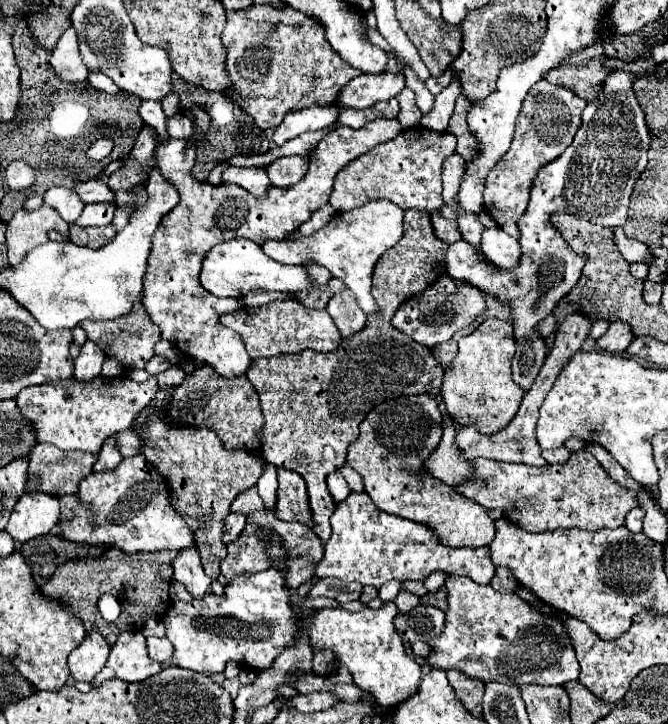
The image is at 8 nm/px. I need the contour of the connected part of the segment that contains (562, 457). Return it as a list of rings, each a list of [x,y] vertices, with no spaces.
[[[560,446],[560,448],[554,448],[554,450],[542,450],[542,456],[548,464],[564,464],[572,456],[572,452],[566,450],[566,446]]]

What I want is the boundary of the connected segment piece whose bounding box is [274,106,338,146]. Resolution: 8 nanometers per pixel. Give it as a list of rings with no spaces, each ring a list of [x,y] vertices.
[[[338,106],[308,108],[308,110],[300,110],[300,112],[290,112],[282,120],[282,124],[276,128],[274,142],[278,146],[282,146],[284,142],[288,142],[288,140],[292,140],[304,132],[332,126],[336,120],[338,120]]]

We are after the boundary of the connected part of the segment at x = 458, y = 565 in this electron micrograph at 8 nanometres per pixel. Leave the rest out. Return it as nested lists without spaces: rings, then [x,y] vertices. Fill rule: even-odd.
[[[350,492],[344,502],[336,504],[336,510],[330,520],[332,520],[332,536],[326,542],[324,558],[320,560],[320,564],[316,568],[318,578],[332,576],[332,578],[338,578],[344,582],[354,580],[354,582],[360,582],[362,586],[370,584],[370,586],[380,588],[388,580],[424,580],[436,570],[442,570],[446,574],[468,576],[480,584],[488,584],[494,576],[494,564],[492,564],[488,548],[484,548],[484,546],[480,546],[480,548],[444,546],[440,542],[440,538],[436,538],[436,534],[432,530],[428,530],[426,526],[412,522],[412,520],[402,520],[398,516],[390,516],[390,514],[378,510],[366,492],[362,492],[362,494]]]

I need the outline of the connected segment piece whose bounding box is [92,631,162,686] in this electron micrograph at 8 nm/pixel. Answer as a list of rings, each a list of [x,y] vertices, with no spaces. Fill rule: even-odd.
[[[123,632],[112,646],[106,666],[94,676],[94,686],[100,686],[104,680],[120,678],[128,682],[140,682],[162,667],[159,663],[149,660],[147,656],[146,638],[140,632]]]

